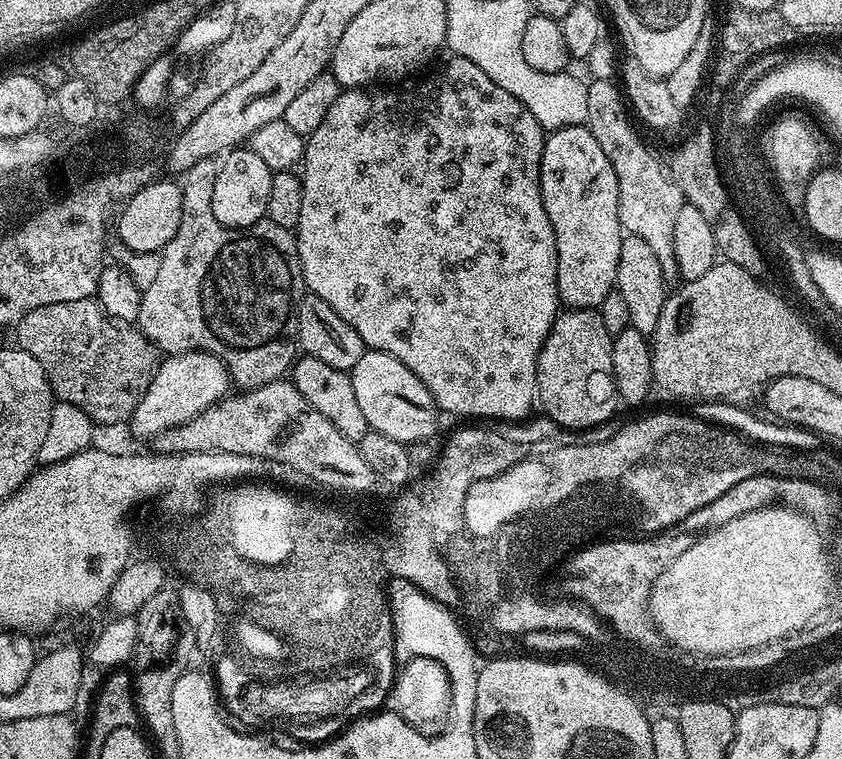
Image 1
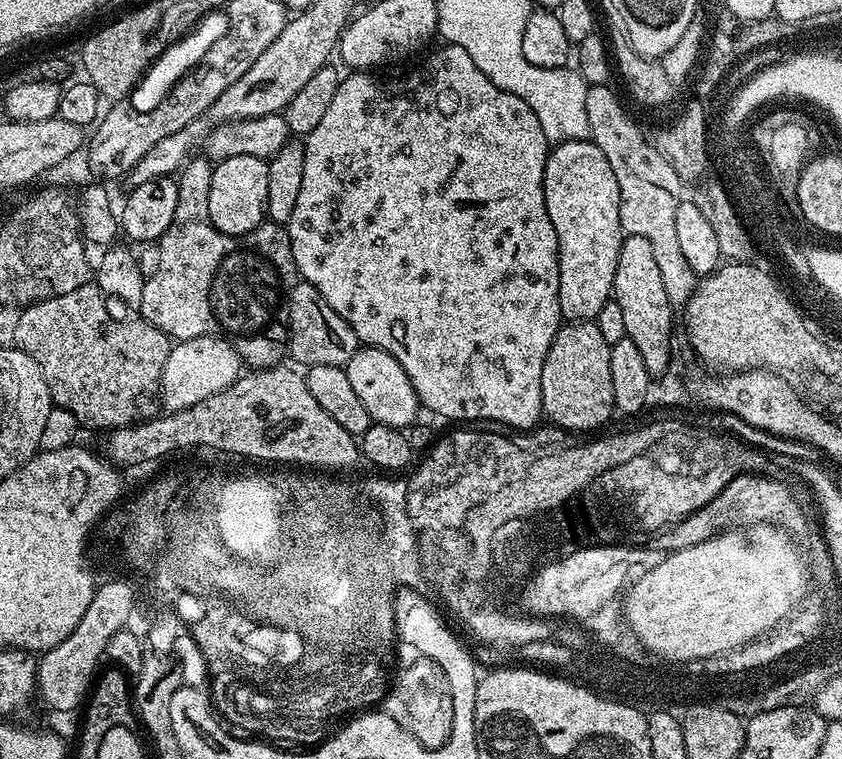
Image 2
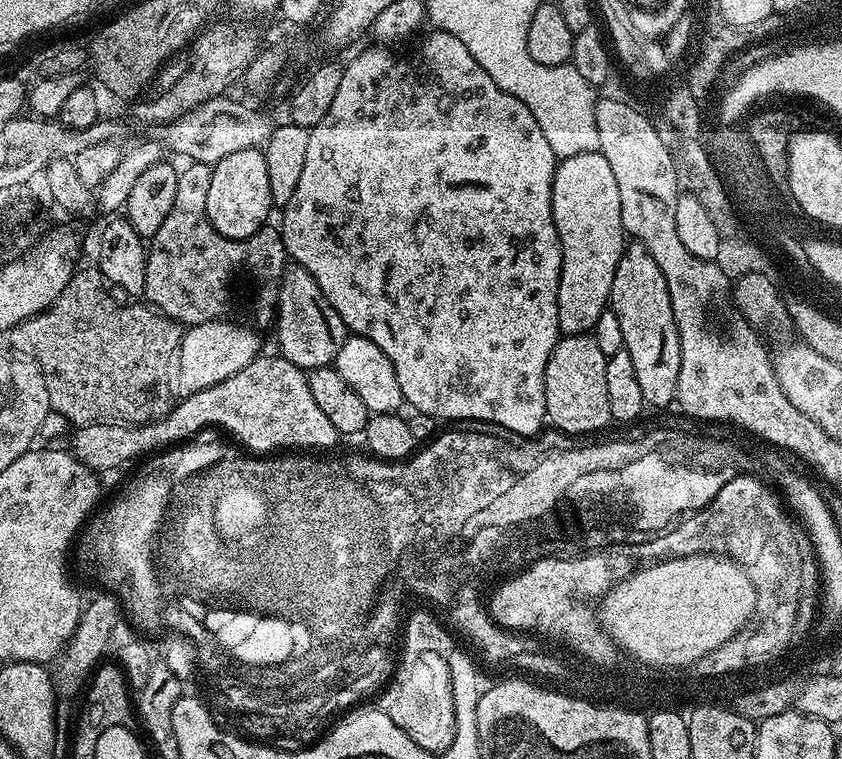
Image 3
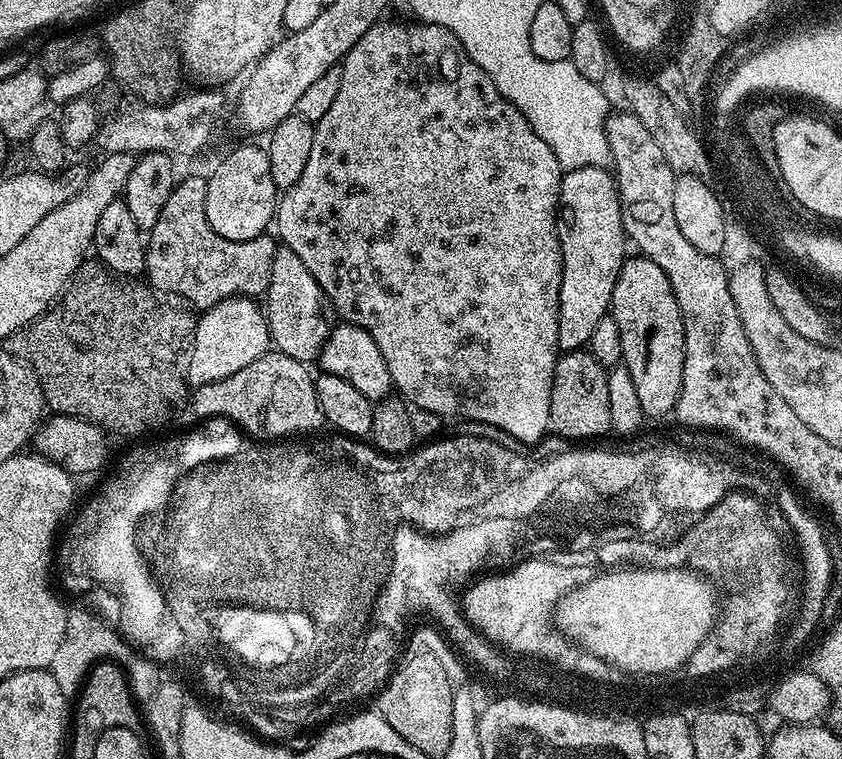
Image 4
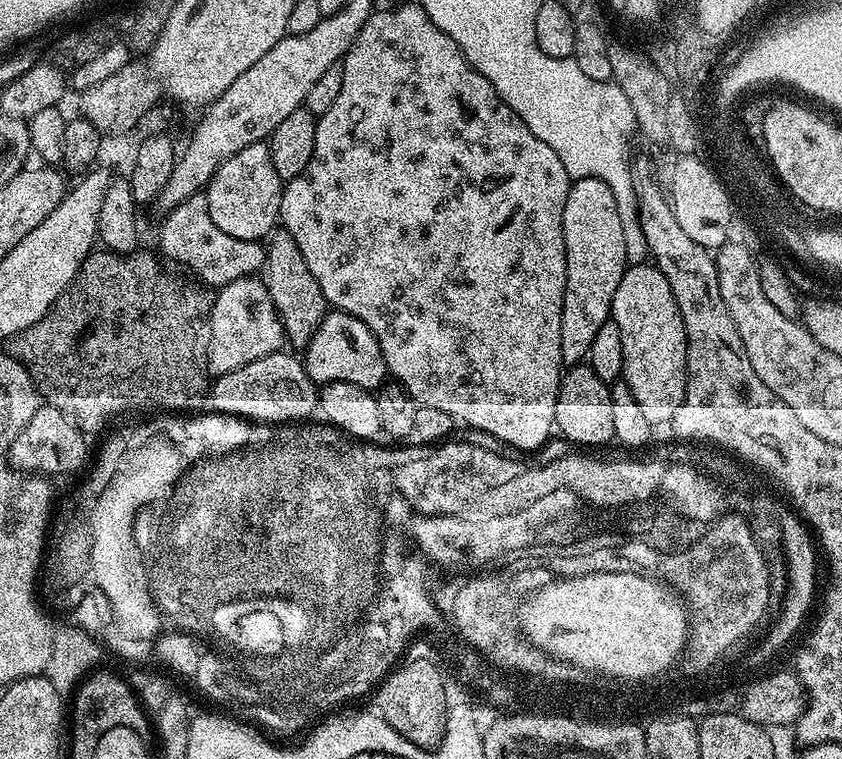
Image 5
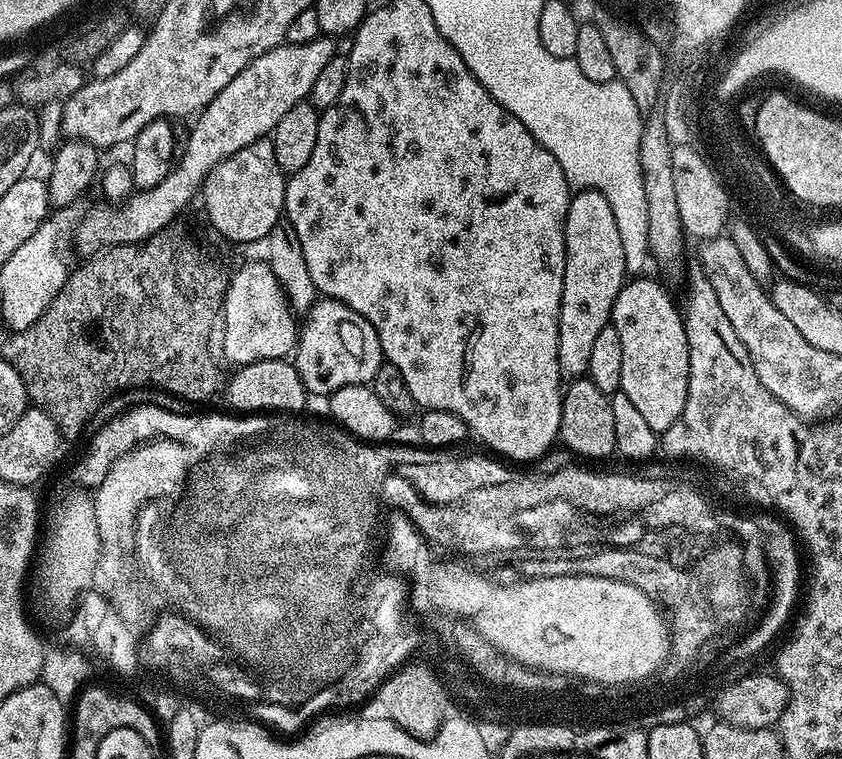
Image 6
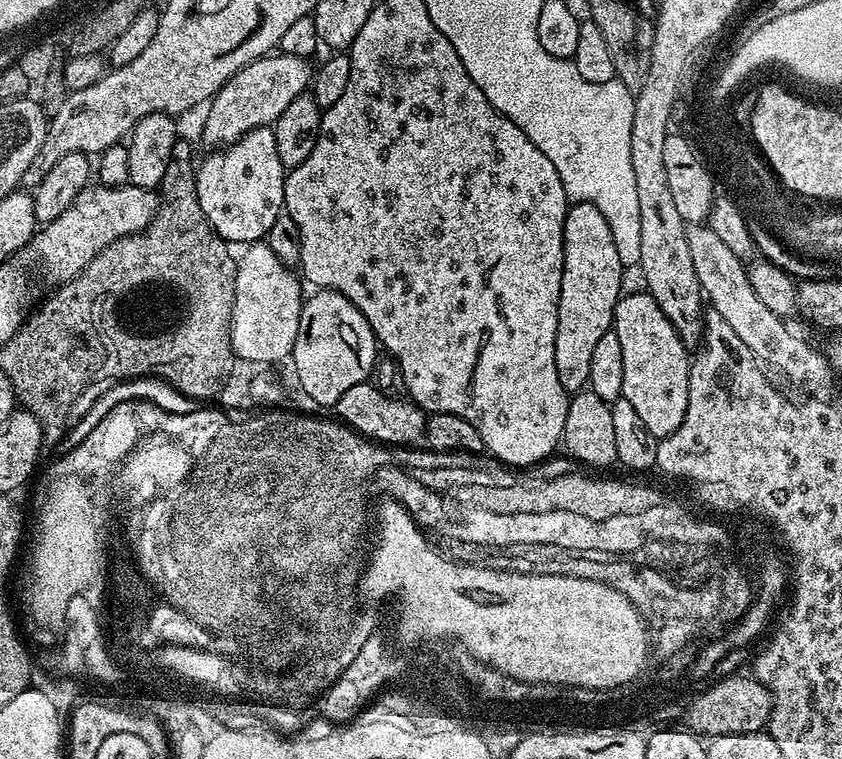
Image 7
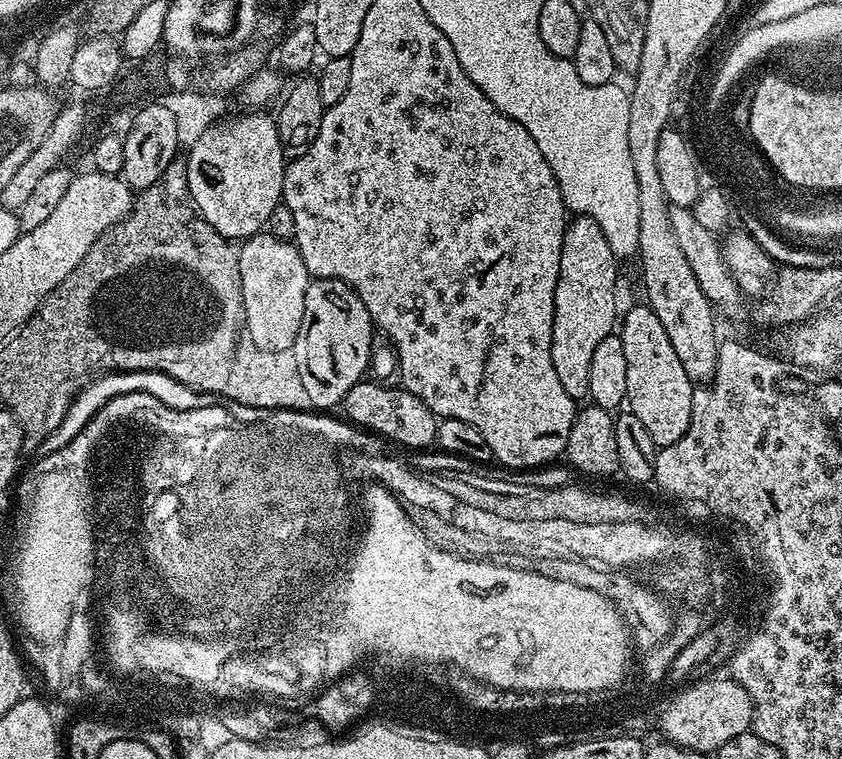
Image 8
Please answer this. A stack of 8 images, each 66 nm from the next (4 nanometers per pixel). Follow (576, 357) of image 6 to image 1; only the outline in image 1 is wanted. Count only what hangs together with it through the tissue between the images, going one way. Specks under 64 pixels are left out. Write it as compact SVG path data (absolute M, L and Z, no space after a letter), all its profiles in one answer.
M583 124L566 126L549 131L544 137L542 162L540 163L540 193L550 226L554 226L558 246L558 294L565 309L599 309L602 298L616 287L616 275L620 269L620 251L625 233L620 227L618 214L618 178L610 158L606 158L598 138Z

